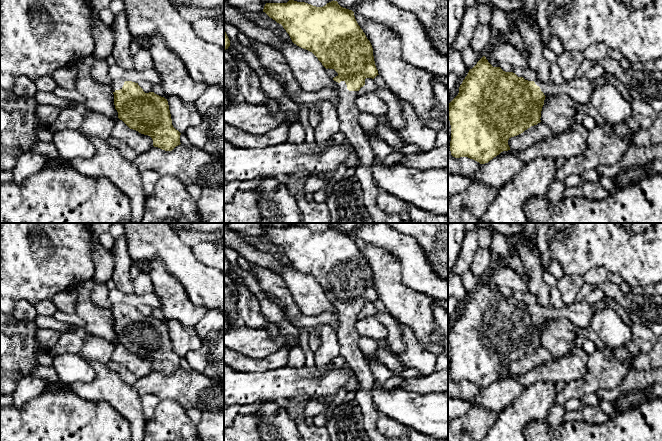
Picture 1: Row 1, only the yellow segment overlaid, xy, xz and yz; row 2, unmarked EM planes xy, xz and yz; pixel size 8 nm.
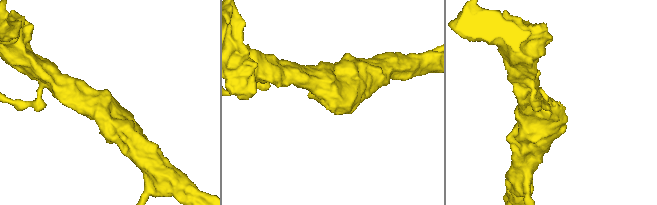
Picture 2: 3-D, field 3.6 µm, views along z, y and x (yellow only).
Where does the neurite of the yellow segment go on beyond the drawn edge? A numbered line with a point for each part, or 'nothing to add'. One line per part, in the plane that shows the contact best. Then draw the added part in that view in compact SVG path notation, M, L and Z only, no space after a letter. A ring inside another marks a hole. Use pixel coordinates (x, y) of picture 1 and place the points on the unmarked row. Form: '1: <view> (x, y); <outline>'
1: xz (347, 335); M328 292L326 296L332 304L338 300L338 297L334 293ZM333 304L333 306L339 318L339 327L336 331L340 355L347 361L360 385L359 390L355 393L355 401L362 412L364 427L371 441L387 441L376 427L380 412L375 408L372 400L371 389L375 383L375 379L363 352L357 344L358 333L355 329L355 323L358 320L358 315L349 315L345 305L338 307Z

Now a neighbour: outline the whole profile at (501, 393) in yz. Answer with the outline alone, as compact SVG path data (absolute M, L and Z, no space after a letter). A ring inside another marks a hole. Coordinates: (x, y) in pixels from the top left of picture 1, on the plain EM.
M514 378L497 379L488 387L480 388L471 404L500 413L521 396L524 388L525 386Z

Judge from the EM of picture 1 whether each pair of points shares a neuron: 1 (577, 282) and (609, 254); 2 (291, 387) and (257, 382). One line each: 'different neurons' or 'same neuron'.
1: different neurons
2: same neuron

